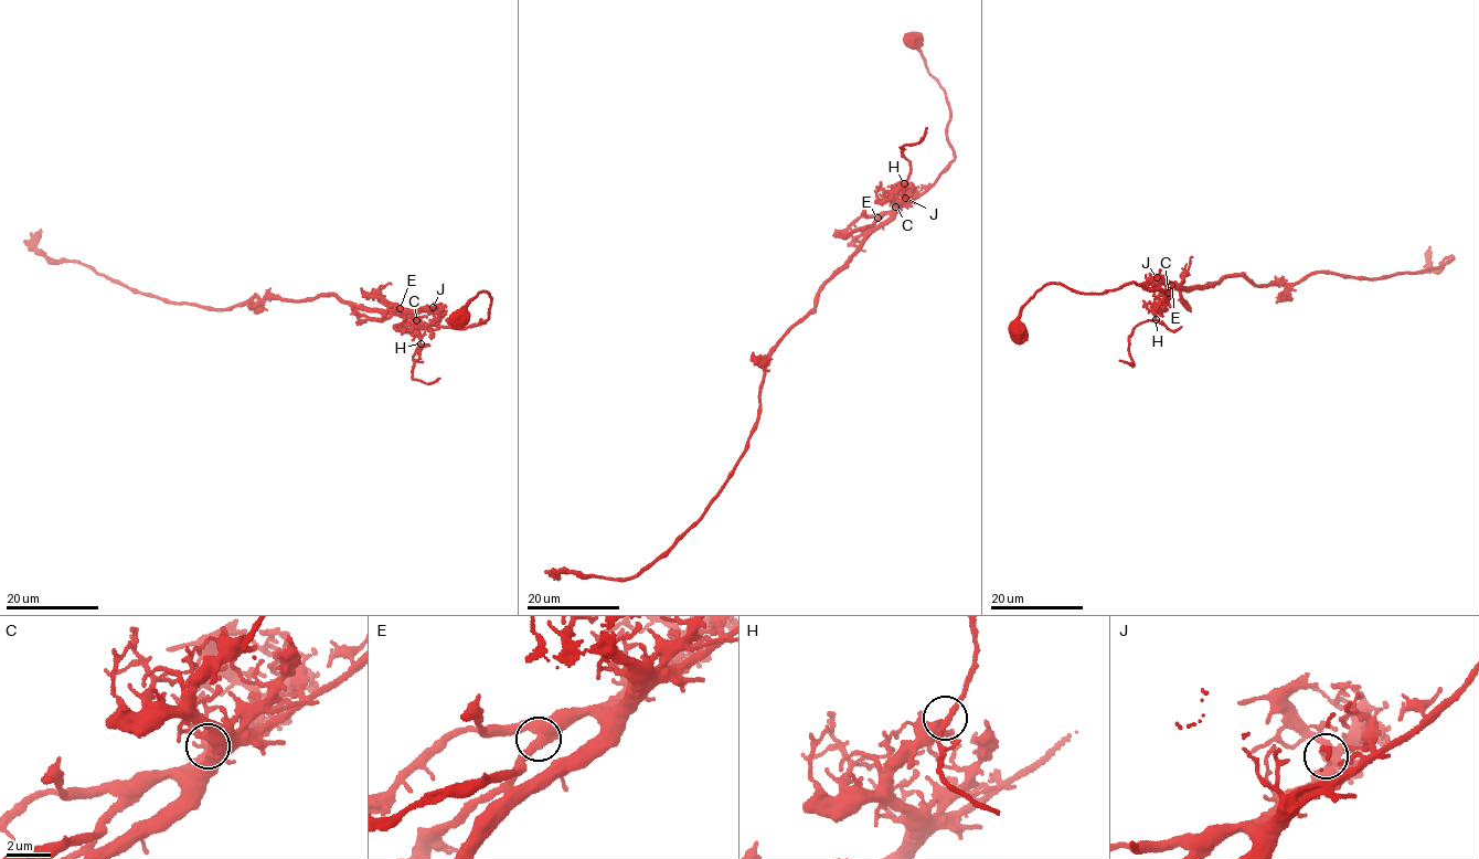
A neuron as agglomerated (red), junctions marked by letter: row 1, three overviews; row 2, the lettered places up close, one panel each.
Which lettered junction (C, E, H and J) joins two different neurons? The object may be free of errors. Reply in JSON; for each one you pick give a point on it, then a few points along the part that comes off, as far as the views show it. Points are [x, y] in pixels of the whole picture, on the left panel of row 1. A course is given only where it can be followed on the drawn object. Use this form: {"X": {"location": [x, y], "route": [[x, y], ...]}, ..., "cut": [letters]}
{"H": {"location": [421, 343], "route": [[419, 343], [428, 343], [419, 351], [412, 378], [427, 383], [439, 378]]}, "cut": ["H"]}

